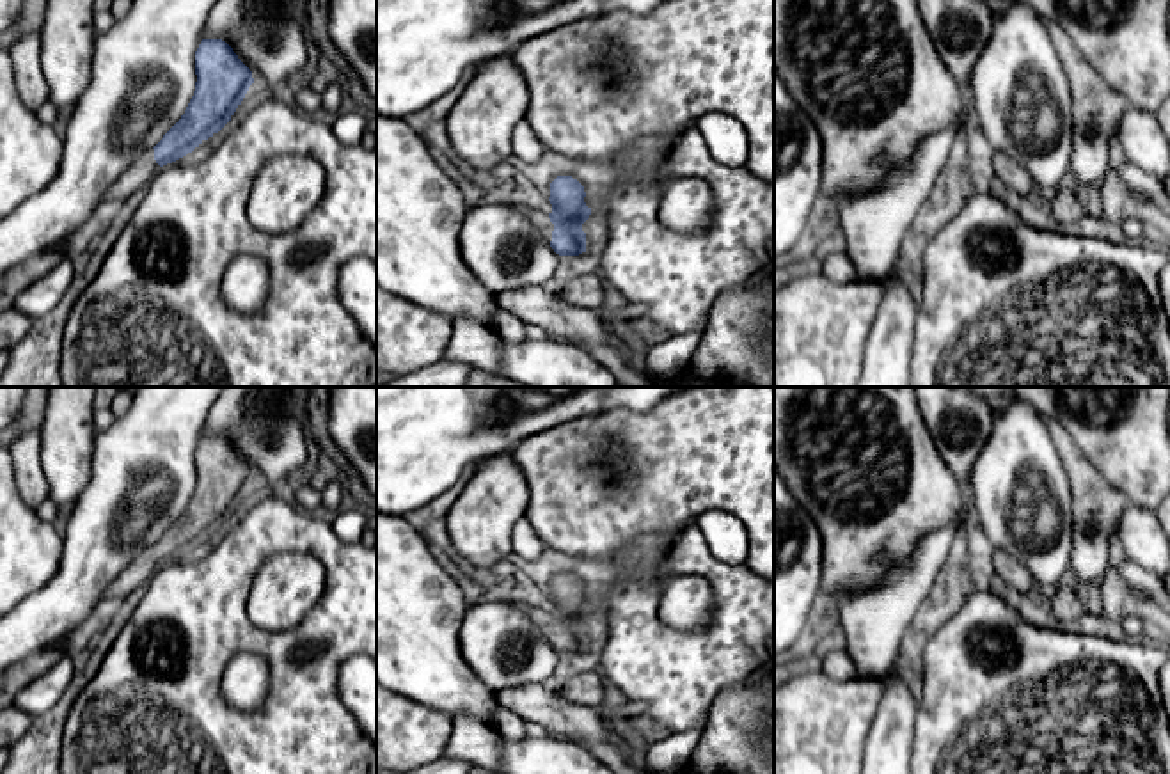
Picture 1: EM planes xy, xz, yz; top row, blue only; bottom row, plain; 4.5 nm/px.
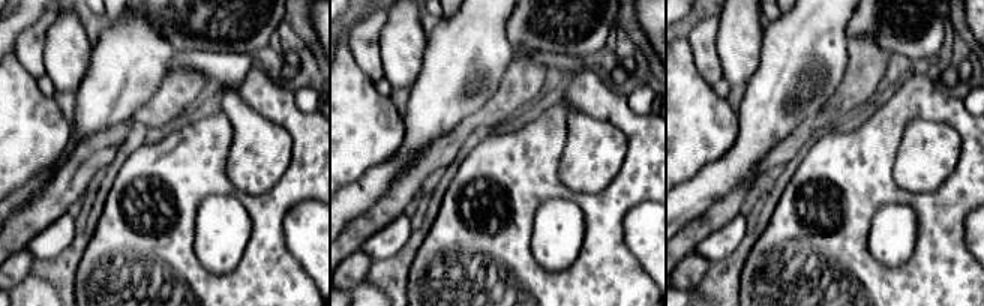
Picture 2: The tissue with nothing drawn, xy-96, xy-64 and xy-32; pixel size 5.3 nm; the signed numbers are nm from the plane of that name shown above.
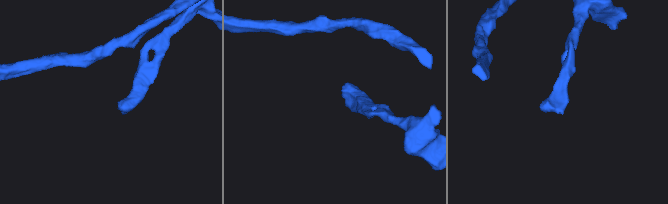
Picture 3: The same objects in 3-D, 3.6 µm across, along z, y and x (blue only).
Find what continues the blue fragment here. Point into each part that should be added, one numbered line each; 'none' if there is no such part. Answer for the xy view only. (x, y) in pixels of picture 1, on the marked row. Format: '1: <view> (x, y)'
1: xy (144, 167)

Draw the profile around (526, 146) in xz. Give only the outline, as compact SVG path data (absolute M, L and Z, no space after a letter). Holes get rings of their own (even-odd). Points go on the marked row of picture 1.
M522 119L515 126L511 135L511 146L513 146L513 158L522 160L526 163L534 163L543 154L543 146L526 119Z

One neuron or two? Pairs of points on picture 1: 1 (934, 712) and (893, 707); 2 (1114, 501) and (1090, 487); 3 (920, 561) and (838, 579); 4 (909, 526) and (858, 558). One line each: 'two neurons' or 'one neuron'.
1: two neurons
2: one neuron
3: two neurons
4: one neuron

